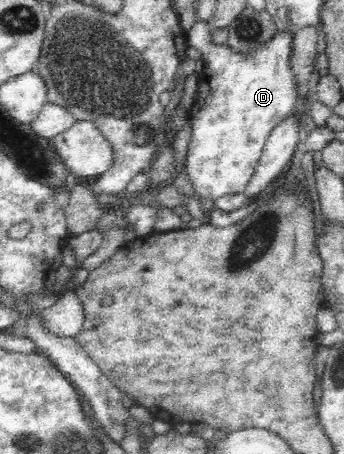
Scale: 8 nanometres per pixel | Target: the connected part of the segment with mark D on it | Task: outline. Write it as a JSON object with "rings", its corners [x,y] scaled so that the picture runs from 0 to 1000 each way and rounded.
{"rings":[[[581,42],[544,66],[544,99],[567,104],[587,121],[587,145],[596,154],[578,154],[578,216],[561,225],[561,238],[549,242],[549,269],[561,269],[561,295],[544,330],[544,383],[561,401],[561,414],[573,423],[573,436],[538,436],[538,458],[555,467],[555,480],[596,480],[584,460],[584,436],[642,436],[660,427],[706,427],[718,414],[718,401],[730,396],[747,352],[759,348],[765,326],[785,291],[858,238],[858,183],[855,159],[843,148],[846,97],[852,75],[805,66],[788,88],[747,101],[730,117],[689,117],[672,101],[625,99],[613,88],[610,57]]]}

